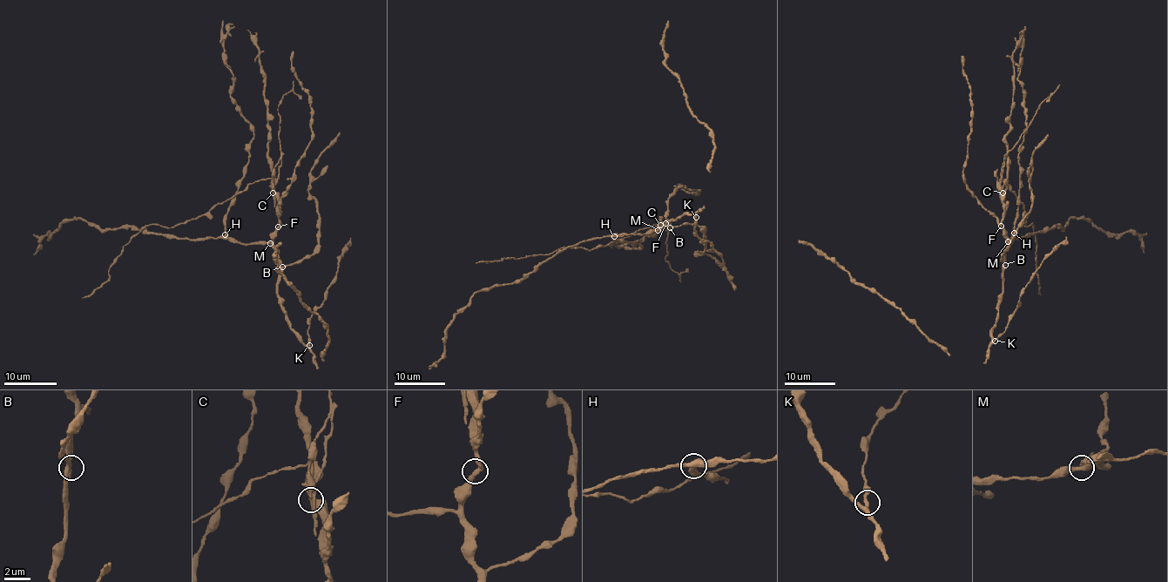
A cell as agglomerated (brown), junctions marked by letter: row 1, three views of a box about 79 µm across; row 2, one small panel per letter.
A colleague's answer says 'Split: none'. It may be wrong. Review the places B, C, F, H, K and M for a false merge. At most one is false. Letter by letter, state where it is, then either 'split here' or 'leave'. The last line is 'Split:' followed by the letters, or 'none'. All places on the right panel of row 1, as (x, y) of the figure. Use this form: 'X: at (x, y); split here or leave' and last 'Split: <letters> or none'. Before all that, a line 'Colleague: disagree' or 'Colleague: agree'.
Colleague: disagree
B: at (1005, 265); leave
C: at (1002, 192); split here
F: at (1001, 226); leave
H: at (1014, 233); leave
K: at (995, 341); leave
M: at (1008, 241); leave
Split: C

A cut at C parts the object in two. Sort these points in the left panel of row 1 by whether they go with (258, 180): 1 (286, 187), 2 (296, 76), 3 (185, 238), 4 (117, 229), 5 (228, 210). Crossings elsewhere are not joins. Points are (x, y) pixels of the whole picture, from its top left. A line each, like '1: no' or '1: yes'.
1: no
2: no
3: no
4: no
5: no

